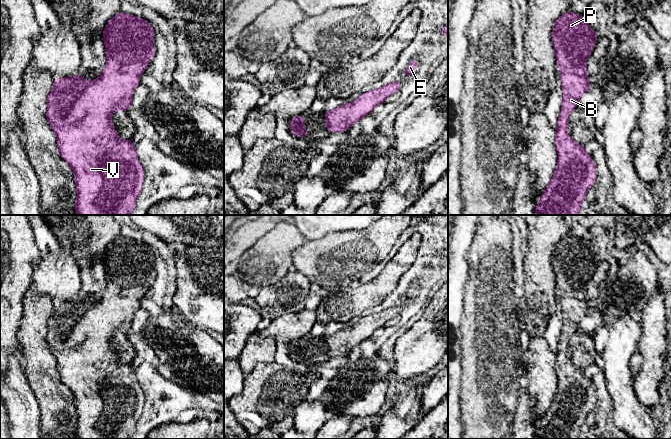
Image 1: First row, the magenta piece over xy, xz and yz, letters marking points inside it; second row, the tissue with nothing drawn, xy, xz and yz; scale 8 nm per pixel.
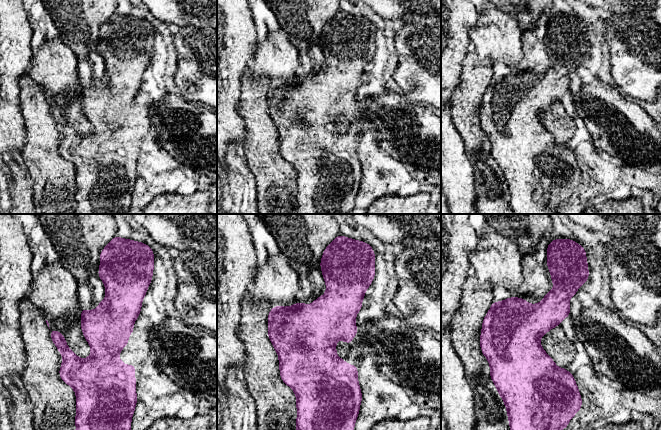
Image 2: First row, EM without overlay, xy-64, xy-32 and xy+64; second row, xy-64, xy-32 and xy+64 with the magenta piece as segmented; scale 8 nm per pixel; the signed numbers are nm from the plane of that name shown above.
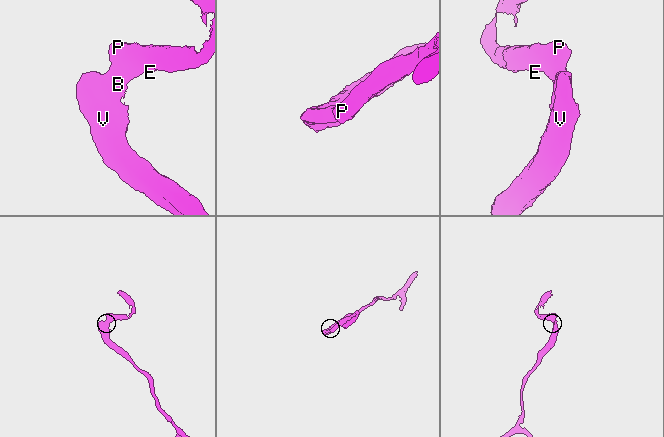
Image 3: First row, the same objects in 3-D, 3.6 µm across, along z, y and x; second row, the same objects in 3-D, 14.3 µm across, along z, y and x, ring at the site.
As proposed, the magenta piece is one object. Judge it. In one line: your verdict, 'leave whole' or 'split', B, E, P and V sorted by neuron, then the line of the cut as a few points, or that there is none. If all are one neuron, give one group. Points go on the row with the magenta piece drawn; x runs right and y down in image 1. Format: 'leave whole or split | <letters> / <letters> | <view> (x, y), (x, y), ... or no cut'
leave whole | B E P V | no cut

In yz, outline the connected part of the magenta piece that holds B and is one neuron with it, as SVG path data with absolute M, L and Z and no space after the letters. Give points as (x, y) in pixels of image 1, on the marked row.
M575 12L560 16L553 27L552 43L563 85L562 111L555 138L558 162L534 215L579 215L586 193L595 184L595 161L583 145L566 133L570 114L577 108L580 97L591 88L586 61L598 34Z

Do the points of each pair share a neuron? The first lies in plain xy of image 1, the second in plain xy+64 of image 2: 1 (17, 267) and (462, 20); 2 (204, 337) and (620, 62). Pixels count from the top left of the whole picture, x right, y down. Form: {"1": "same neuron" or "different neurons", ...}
{"1": "same neuron", "2": "different neurons"}

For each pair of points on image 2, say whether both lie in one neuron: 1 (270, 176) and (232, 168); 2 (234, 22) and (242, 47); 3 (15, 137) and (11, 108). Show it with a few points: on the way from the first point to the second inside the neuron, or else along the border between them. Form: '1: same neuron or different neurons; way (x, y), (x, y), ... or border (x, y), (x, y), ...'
1: different neurons; border (246, 162), (255, 179), (256, 194)
2: same neuron; way (234, 28), (236, 41)
3: same neuron; way (11, 130), (11, 115)

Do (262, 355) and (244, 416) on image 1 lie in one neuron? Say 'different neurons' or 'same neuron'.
different neurons

